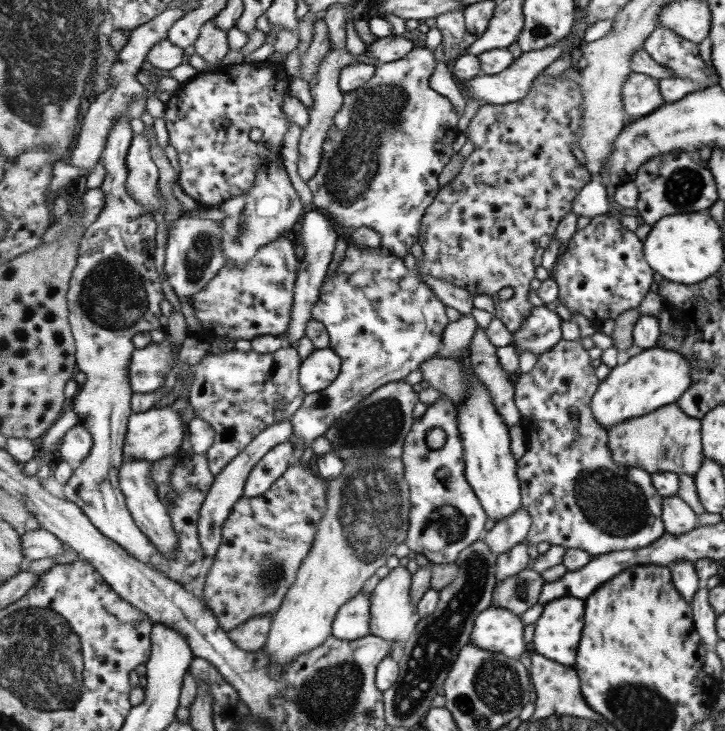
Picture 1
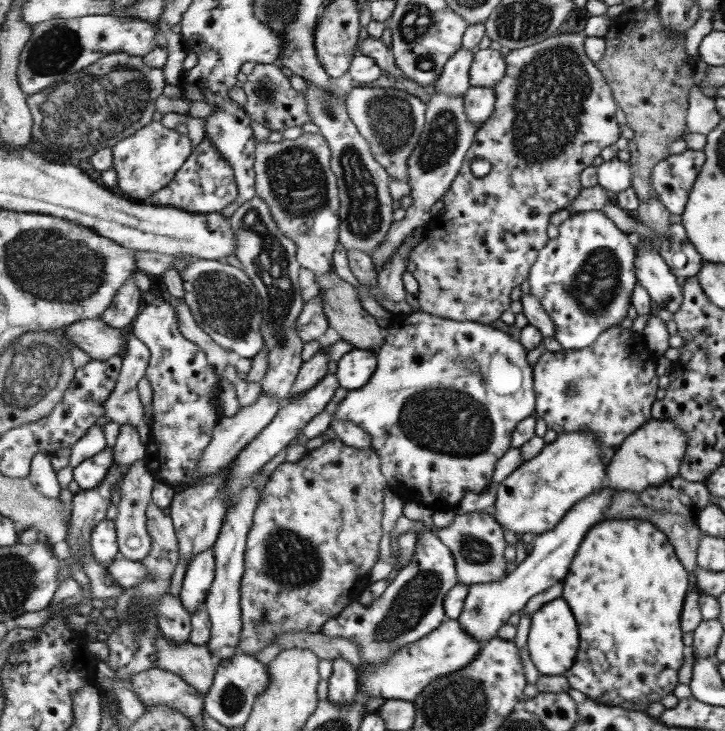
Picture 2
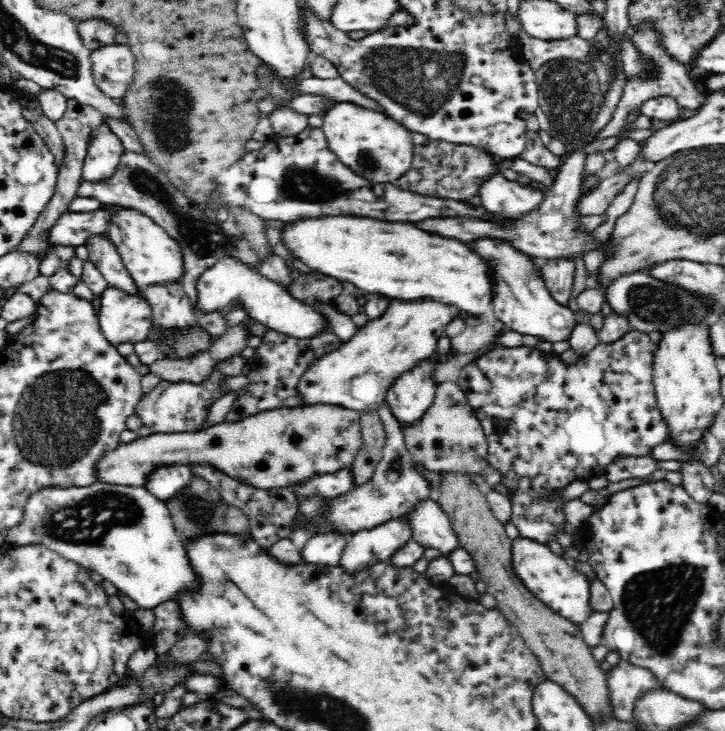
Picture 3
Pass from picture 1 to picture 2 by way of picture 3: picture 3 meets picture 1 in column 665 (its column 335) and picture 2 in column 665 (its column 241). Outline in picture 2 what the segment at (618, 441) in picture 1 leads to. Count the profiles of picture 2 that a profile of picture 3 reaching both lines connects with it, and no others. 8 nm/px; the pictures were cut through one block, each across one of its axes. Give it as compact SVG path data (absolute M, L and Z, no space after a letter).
M655 419L629 437L608 464L607 484L617 491L643 492L677 475L688 448L688 435L675 423Z

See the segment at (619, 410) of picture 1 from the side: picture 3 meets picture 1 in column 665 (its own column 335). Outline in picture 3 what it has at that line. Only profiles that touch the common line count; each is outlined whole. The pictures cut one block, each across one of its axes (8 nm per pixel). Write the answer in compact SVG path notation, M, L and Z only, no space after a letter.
M422 298L420 302L391 300L388 302L388 309L380 318L369 319L364 326L357 329L349 342L313 362L300 378L296 390L305 406L334 405L342 409L352 408L358 413L377 413L378 408L385 404L390 384L402 373L416 368L422 360L427 361L437 353L437 339L445 335L446 326L458 318L459 314L452 306L437 302L434 298Z

